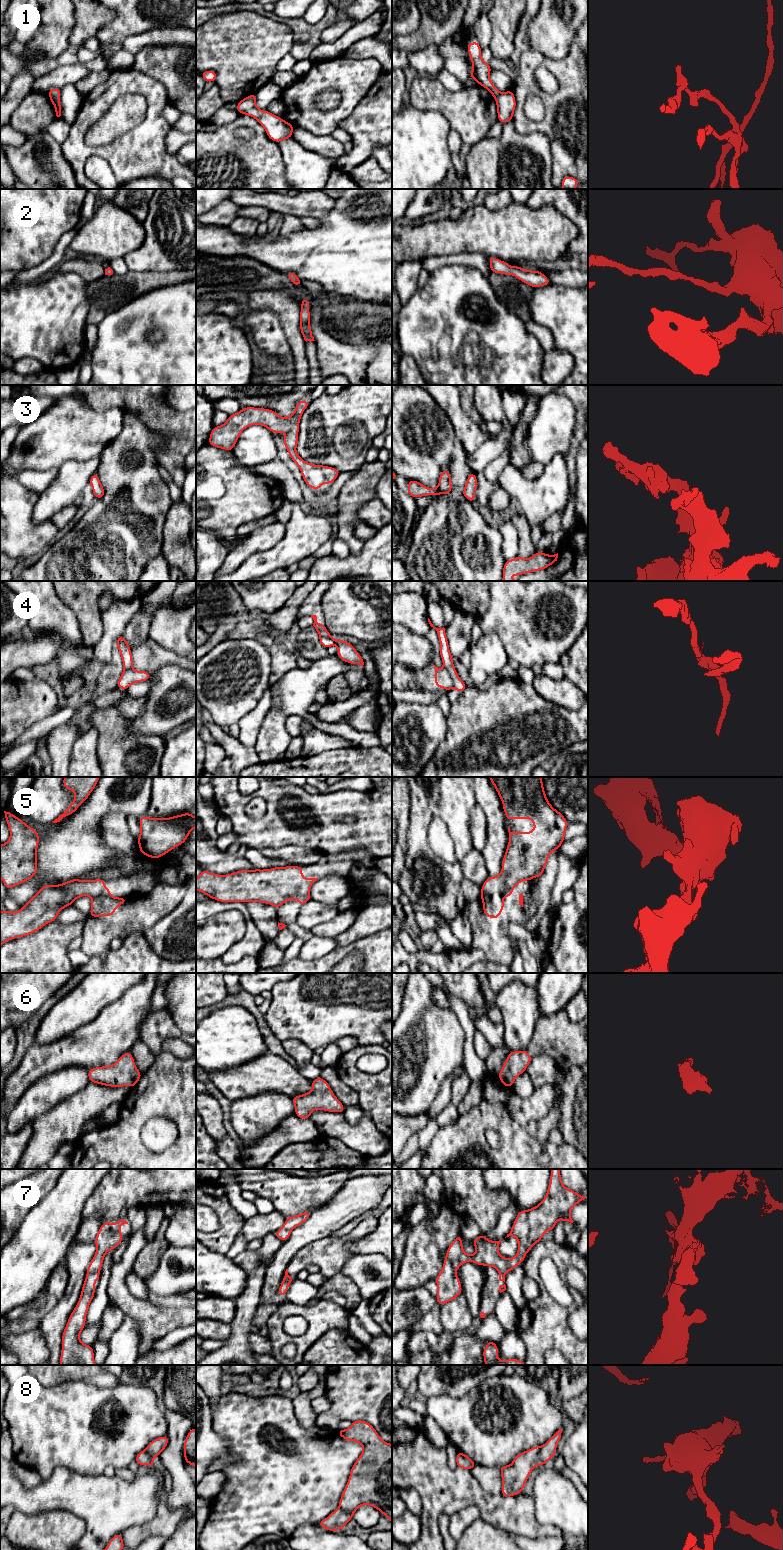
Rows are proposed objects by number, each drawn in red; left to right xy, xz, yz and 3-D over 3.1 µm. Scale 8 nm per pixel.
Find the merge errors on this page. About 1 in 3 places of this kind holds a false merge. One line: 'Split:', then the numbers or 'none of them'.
Split: 4, 5, 7, 8

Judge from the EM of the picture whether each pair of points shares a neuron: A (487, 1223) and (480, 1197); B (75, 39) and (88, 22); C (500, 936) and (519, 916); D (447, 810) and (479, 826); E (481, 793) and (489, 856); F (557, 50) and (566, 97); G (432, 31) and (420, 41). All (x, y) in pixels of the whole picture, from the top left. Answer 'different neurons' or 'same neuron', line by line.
A: same neuron
B: same neuron
C: same neuron
D: different neurons
E: same neuron
F: different neurons
G: same neuron

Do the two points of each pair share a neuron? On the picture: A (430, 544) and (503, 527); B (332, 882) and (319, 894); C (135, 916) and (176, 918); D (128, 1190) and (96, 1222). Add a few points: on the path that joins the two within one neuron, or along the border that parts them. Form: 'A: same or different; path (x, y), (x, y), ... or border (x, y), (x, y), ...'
A: different; border (496, 525), (501, 536), (502, 551)
B: same; path (329, 885), (322, 891)
C: different; border (174, 908), (165, 916)
D: different; border (103, 1215), (92, 1213), (83, 1218)

